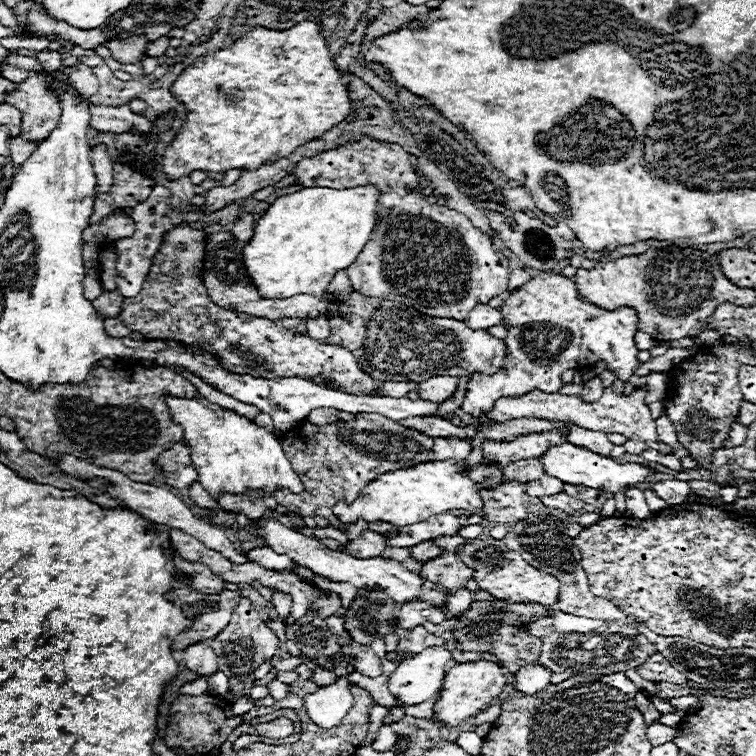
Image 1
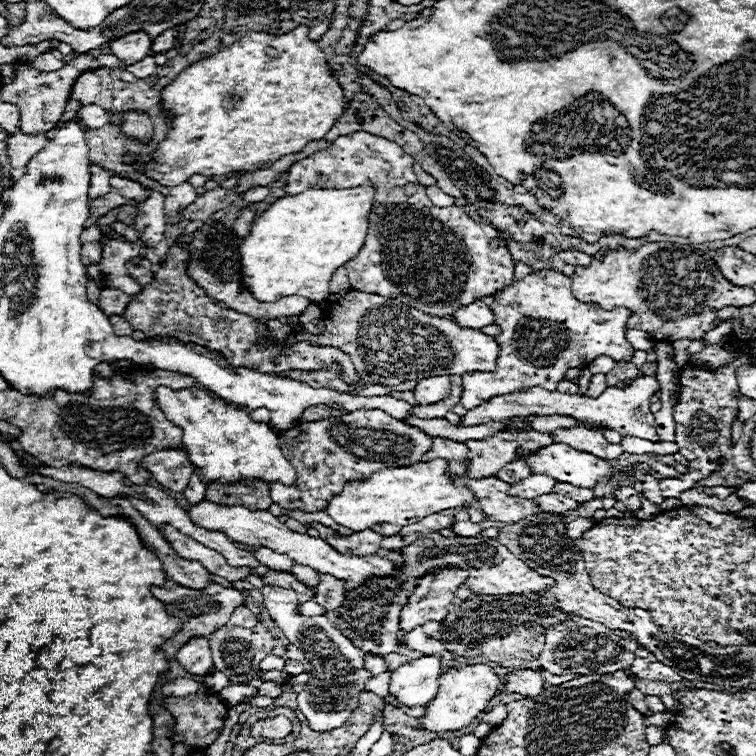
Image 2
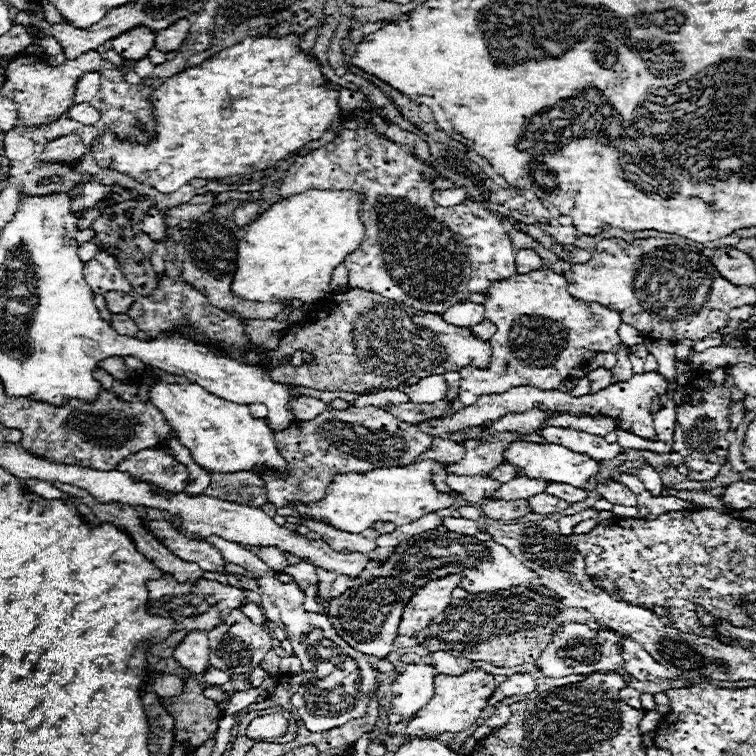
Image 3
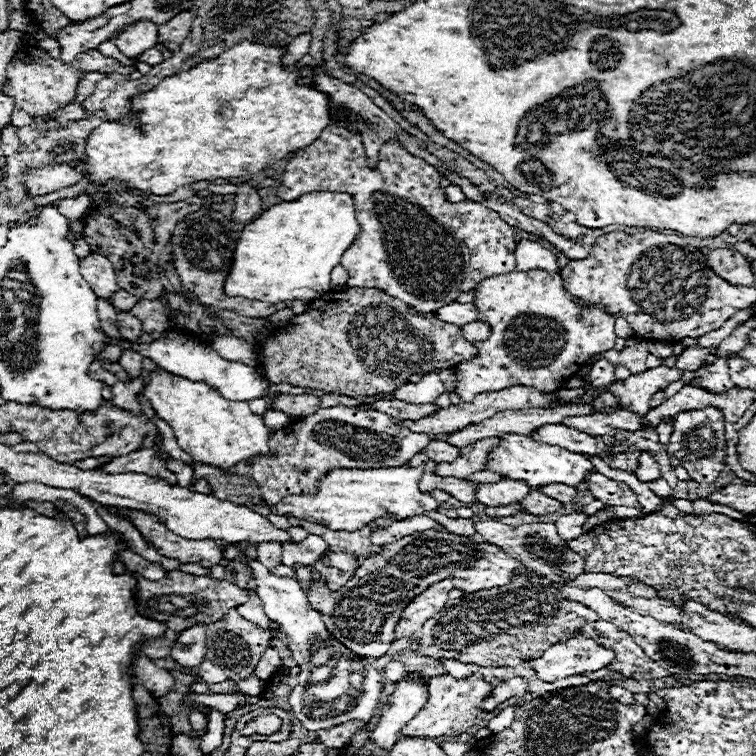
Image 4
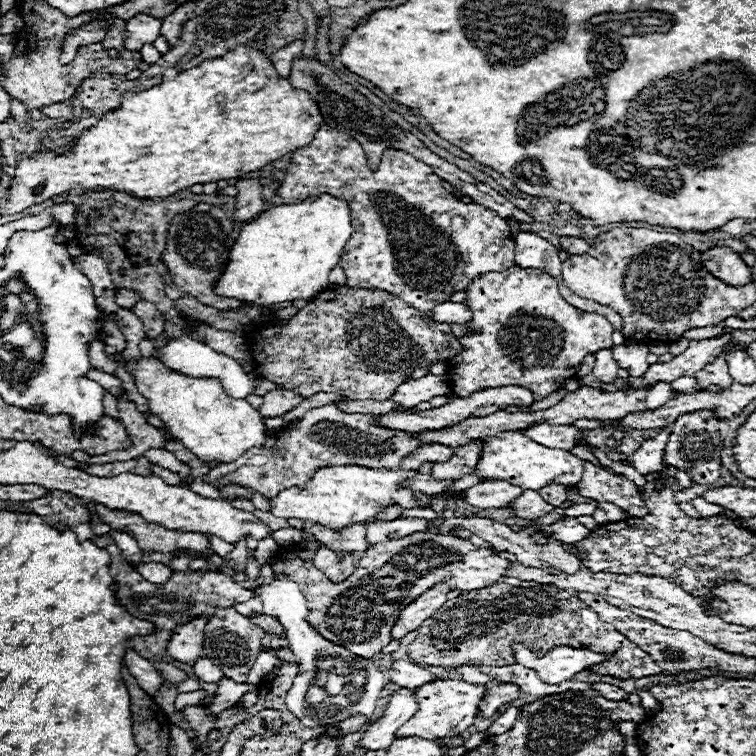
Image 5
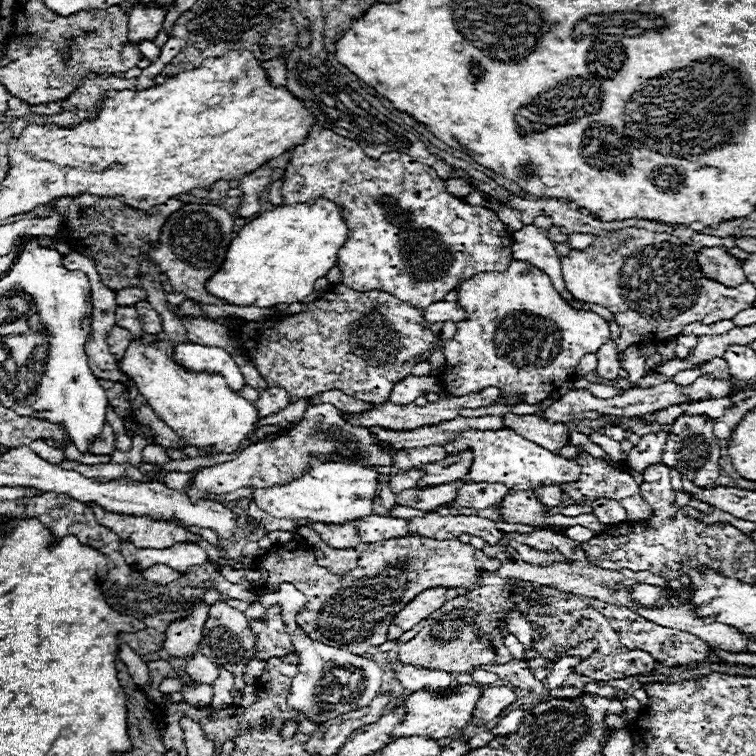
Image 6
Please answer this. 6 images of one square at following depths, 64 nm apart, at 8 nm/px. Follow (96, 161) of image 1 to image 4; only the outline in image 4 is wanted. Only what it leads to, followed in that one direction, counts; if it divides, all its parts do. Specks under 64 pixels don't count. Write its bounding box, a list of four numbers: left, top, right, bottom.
[56,192,92,220]

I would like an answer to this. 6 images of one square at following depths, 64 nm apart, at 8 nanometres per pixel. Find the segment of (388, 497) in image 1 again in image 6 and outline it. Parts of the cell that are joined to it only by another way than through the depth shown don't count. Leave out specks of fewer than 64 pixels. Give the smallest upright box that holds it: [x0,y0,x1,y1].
[252,462,380,524]

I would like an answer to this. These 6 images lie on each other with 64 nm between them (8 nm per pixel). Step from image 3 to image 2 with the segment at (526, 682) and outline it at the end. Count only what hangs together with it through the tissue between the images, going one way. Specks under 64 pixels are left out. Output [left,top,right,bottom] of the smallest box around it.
[504,668,544,696]

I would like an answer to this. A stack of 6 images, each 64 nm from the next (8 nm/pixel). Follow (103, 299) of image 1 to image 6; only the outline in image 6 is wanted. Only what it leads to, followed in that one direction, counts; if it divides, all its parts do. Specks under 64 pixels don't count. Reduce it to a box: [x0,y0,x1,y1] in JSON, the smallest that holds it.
[116,288,146,306]

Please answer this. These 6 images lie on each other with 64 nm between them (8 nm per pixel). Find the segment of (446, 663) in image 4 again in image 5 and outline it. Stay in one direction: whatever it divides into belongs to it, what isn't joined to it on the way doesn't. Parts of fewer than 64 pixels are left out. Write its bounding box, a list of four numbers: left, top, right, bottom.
[454,666,492,684]

